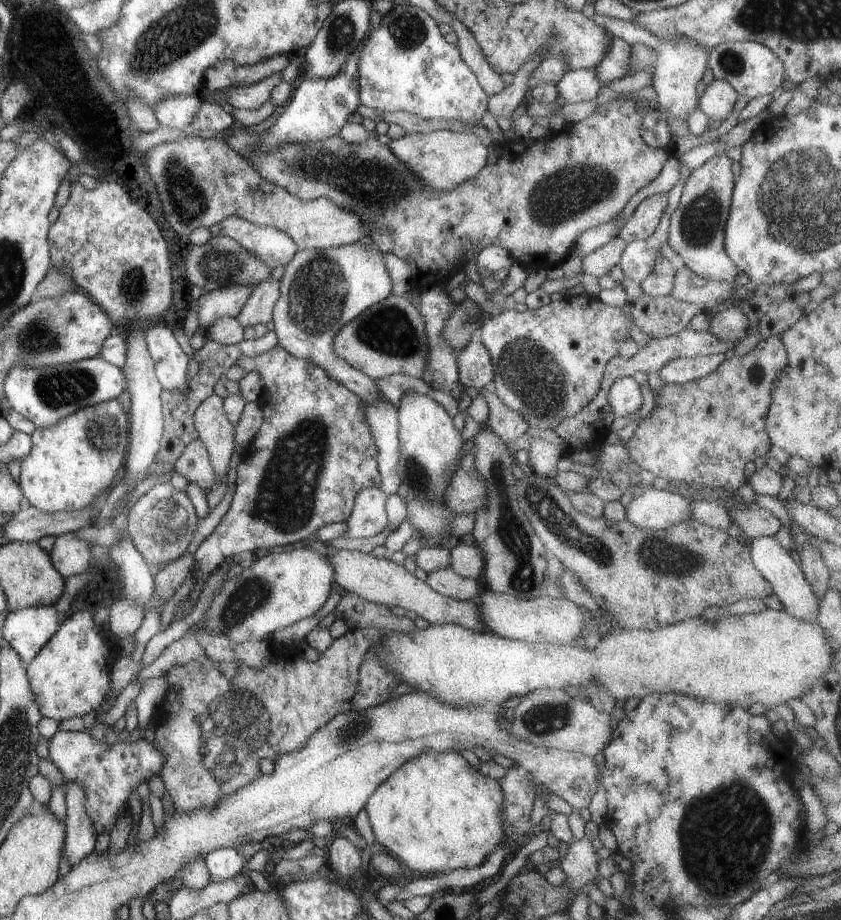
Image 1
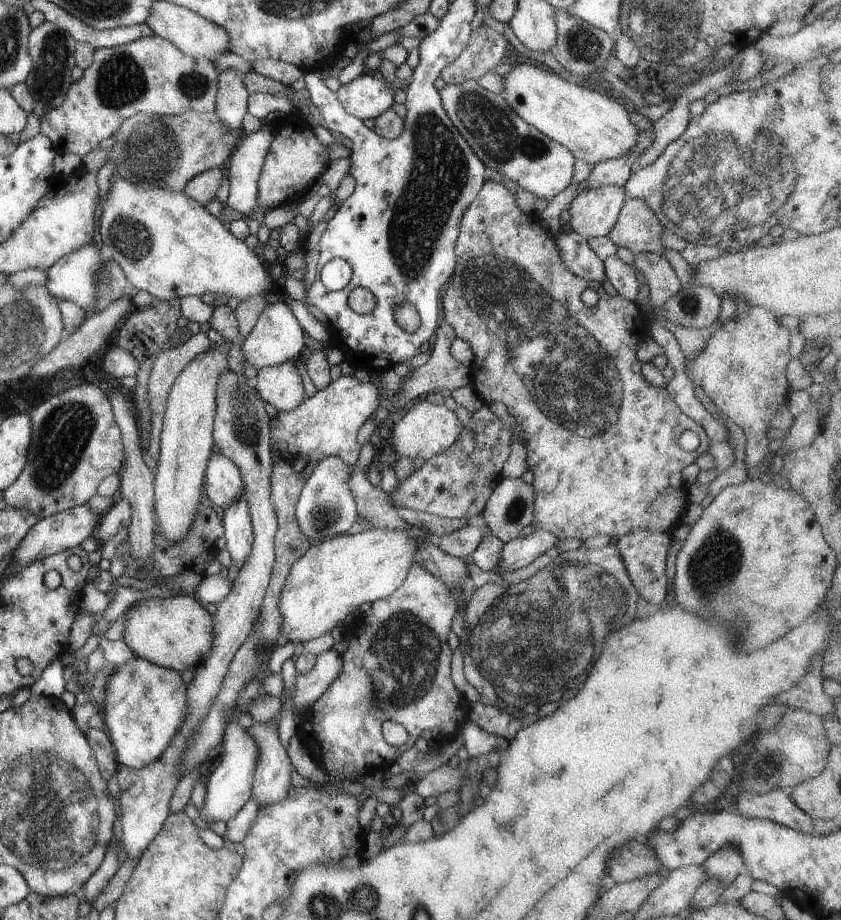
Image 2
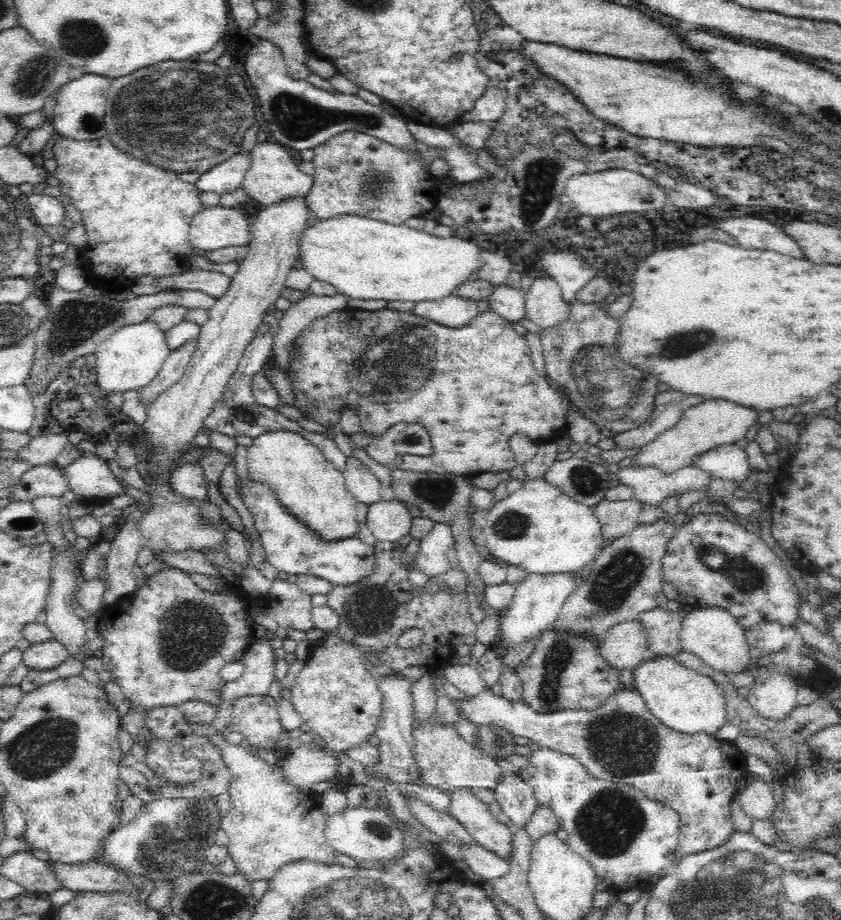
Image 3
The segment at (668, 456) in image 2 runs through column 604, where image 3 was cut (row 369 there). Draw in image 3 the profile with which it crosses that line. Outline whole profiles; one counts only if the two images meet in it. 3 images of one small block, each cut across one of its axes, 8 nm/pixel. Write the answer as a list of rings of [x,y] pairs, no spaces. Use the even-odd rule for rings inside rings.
[[[387,308],[379,311],[363,311],[360,309],[354,310],[354,312],[346,312],[346,310],[336,311],[328,314],[328,316],[314,320],[312,324],[309,324],[296,336],[289,351],[289,361],[289,368],[291,368],[289,370],[289,382],[297,400],[295,407],[300,408],[304,416],[308,416],[310,420],[316,420],[318,424],[324,424],[324,426],[336,424],[340,420],[340,410],[346,407],[351,407],[355,410],[361,422],[361,431],[369,434],[372,438],[384,436],[384,433],[398,423],[418,423],[414,422],[414,418],[422,418],[424,424],[430,424],[432,428],[426,428],[426,430],[432,436],[434,454],[432,456],[397,454],[392,468],[398,470],[424,474],[450,474],[451,476],[462,476],[469,479],[484,472],[510,472],[518,466],[514,456],[512,456],[510,444],[508,444],[508,438],[512,434],[522,432],[522,434],[526,434],[532,442],[537,444],[557,441],[566,435],[567,407],[565,406],[565,400],[546,376],[536,373],[524,336],[516,333],[510,327],[508,321],[494,311],[479,313],[470,320],[468,325],[461,327],[447,327],[412,315],[410,312],[404,313]]]

